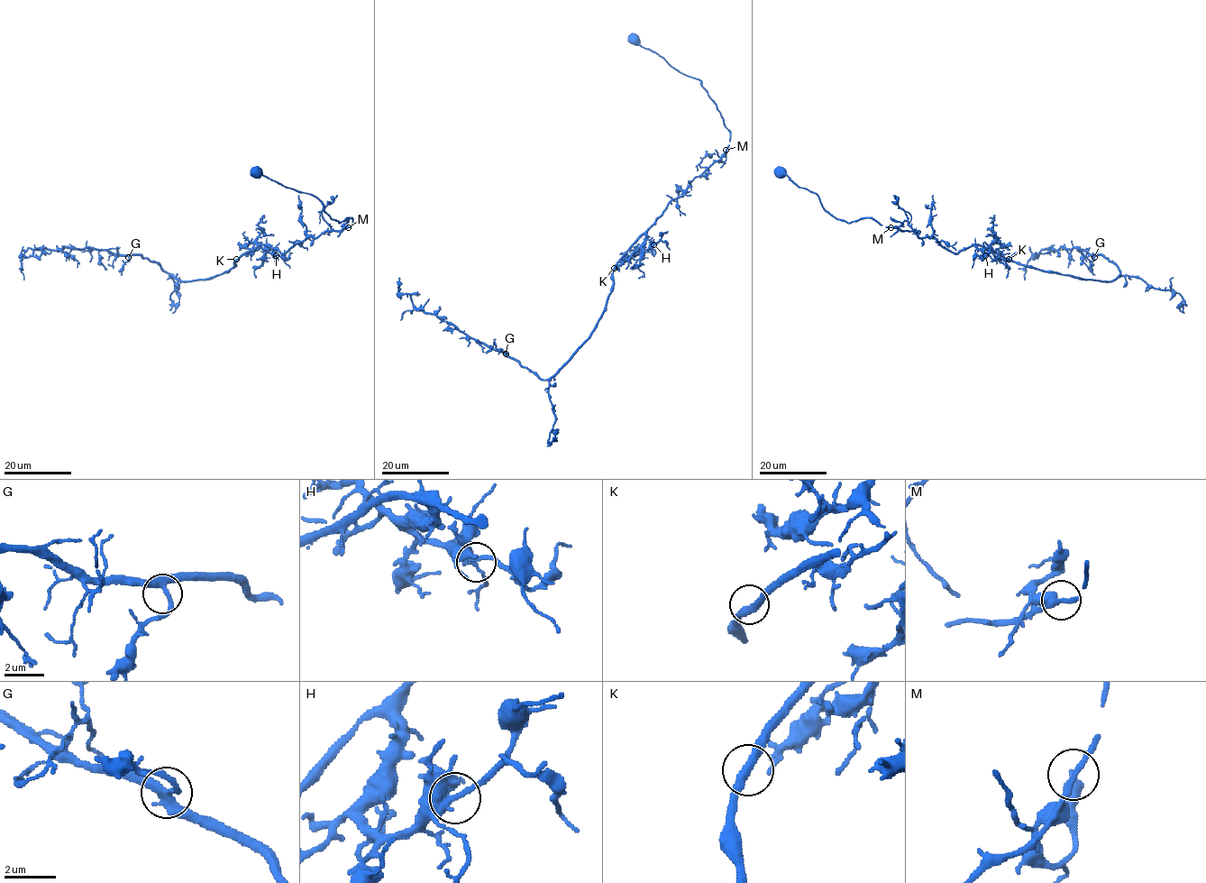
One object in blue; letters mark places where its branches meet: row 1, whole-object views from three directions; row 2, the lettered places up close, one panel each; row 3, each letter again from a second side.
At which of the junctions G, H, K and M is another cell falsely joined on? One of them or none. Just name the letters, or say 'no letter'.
no letter

